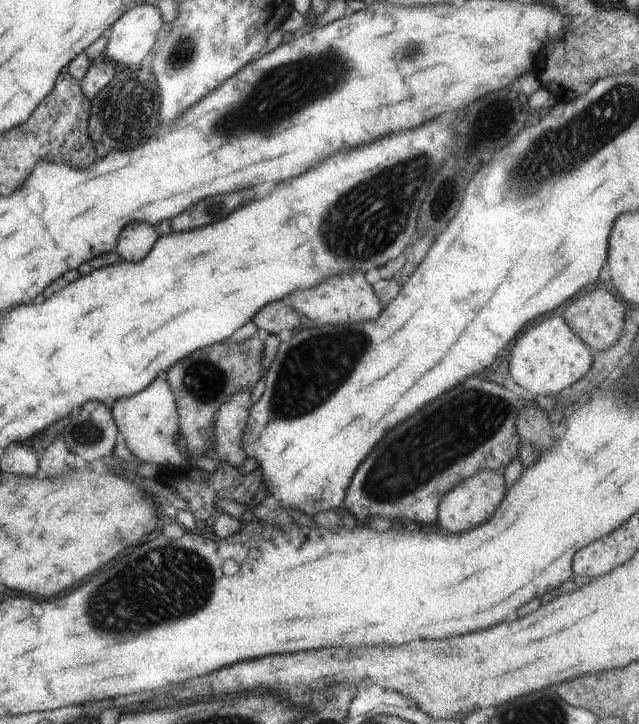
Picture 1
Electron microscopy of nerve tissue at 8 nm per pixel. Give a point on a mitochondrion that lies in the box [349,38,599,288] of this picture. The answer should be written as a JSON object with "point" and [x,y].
{"point":[410,50]}

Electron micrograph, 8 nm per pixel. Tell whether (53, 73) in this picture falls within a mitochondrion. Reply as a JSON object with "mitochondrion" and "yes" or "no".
{"mitochondrion":"no"}

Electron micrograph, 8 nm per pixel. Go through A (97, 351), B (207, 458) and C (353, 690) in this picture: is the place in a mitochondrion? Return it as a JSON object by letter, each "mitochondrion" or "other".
{"A":"other","B":"other","C":"other"}

